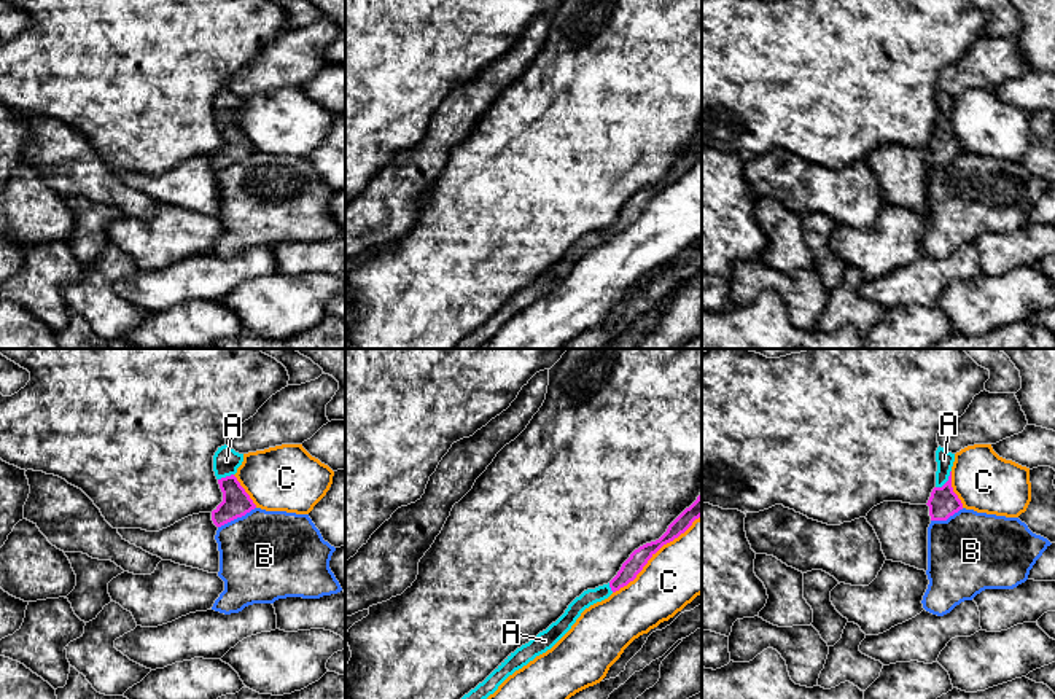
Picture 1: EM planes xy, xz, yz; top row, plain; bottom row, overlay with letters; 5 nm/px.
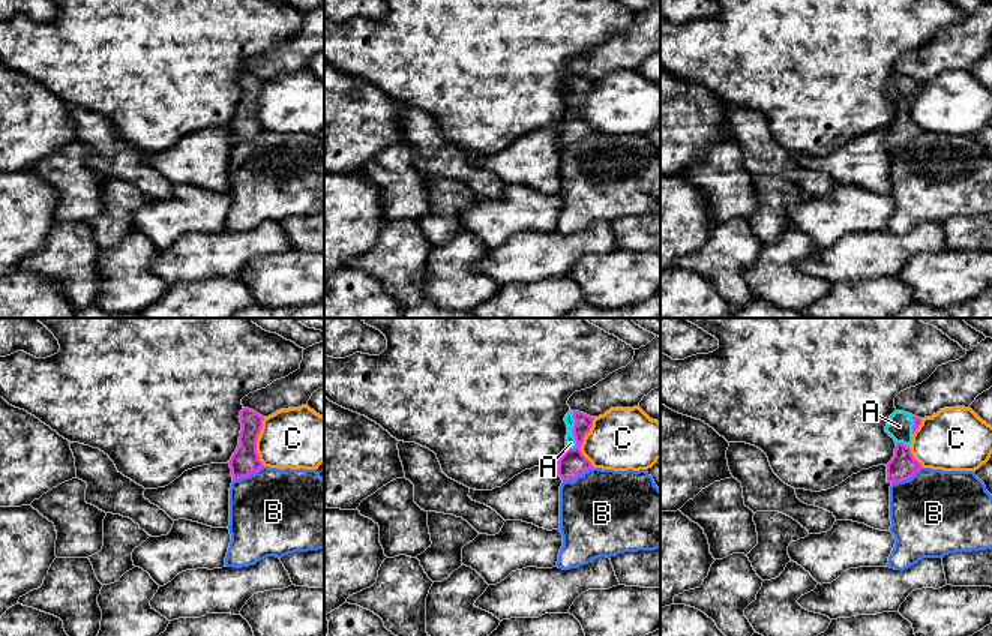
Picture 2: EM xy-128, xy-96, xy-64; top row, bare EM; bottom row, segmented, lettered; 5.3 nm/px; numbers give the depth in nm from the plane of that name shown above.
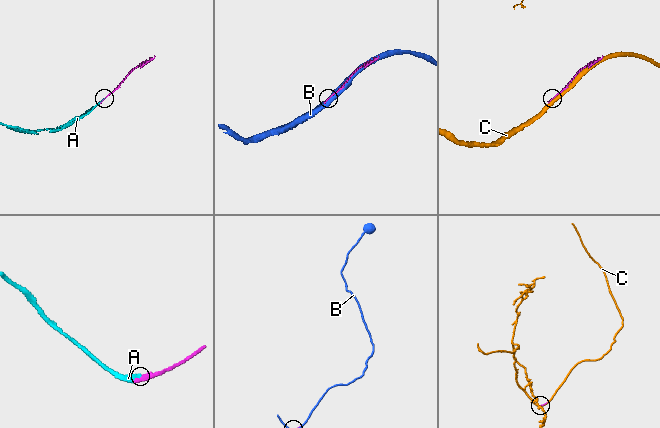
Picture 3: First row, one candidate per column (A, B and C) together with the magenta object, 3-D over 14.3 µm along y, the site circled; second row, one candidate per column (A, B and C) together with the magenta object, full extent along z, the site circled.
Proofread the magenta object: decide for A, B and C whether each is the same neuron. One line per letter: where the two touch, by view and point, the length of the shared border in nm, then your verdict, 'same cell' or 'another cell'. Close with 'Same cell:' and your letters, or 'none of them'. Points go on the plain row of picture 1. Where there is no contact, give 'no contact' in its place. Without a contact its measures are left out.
A: yz (947, 124) | 120 nm | same cell
B: xy (236, 161) | 220 nm | another cell
C: xz (654, 196) | 600 nm | another cell
Same cell: A

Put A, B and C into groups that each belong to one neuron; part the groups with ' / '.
A / B / C

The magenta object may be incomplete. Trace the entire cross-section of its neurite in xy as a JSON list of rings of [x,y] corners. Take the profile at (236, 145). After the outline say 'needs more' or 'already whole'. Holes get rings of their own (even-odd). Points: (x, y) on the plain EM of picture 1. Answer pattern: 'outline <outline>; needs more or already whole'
outline [[[226,88],[218,91],[213,99],[213,115],[223,135],[223,145],[212,154],[212,164],[216,170],[242,161],[256,151],[234,119],[242,105],[243,97],[236,96]]]; needs more

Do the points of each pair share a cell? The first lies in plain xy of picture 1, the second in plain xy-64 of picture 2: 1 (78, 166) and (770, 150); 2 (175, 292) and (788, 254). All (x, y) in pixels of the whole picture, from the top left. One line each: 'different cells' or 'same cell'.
1: same cell
2: different cells

